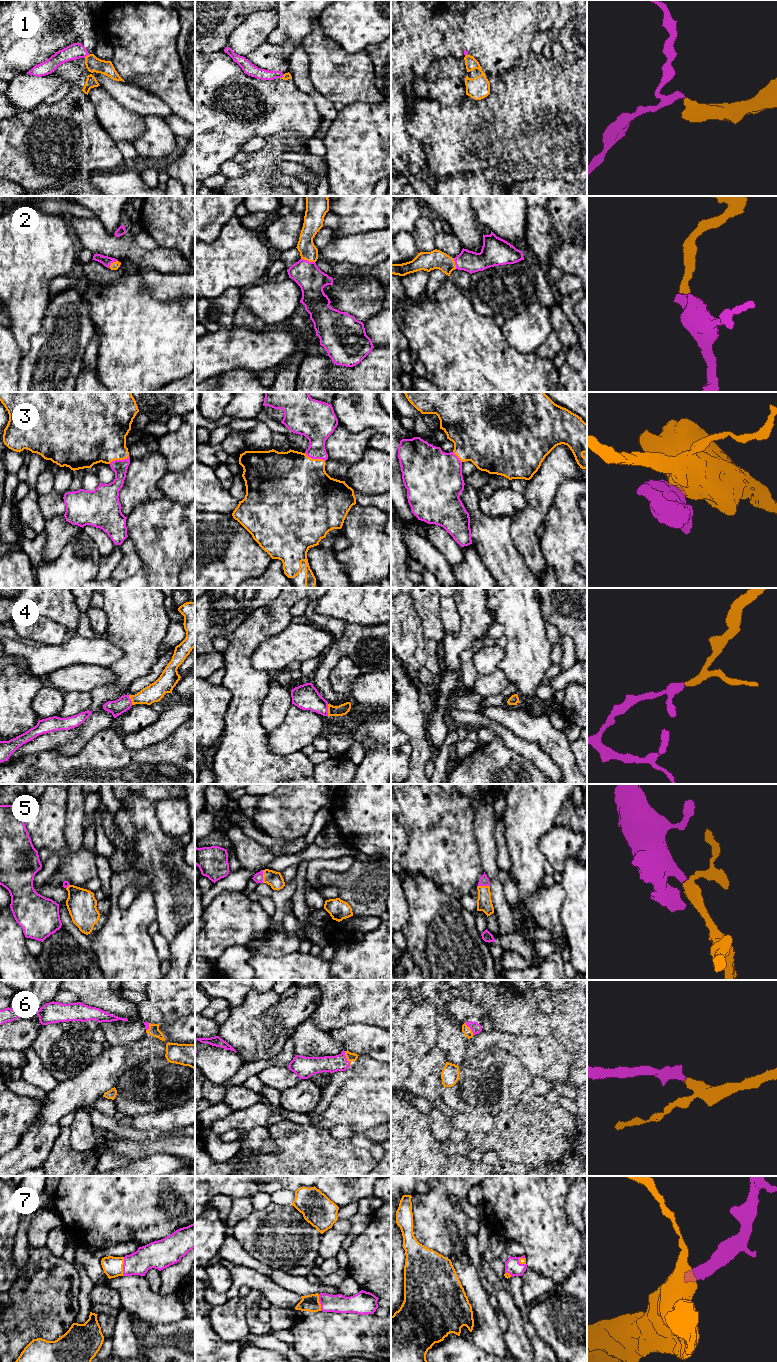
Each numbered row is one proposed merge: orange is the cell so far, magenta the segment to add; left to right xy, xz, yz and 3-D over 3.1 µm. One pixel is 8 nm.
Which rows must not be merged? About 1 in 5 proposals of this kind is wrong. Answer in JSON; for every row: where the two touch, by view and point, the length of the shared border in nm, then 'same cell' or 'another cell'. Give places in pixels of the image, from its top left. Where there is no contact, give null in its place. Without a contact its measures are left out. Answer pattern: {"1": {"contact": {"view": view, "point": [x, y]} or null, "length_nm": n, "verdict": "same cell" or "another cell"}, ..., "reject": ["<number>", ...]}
{"1": {"contact": {"view": "xy", "point": [87, 55]}, "length_nm": 50, "verdict": "another cell"}, "2": {"contact": {"view": "xz", "point": [308, 260]}, "length_nm": 120, "verdict": "same cell"}, "3": {"contact": {"view": "xz", "point": [314, 459]}, "length_nm": 180, "verdict": "same cell"}, "4": {"contact": {"view": "xz", "point": [328, 709]}, "length_nm": 90, "verdict": "same cell"}, "5": {"contact": {"view": "xz", "point": [263, 876]}, "length_nm": 100, "verdict": "same cell"}, "6": {"contact": {"view": "xz", "point": [346, 1057]}, "length_nm": 120, "verdict": "same cell"}, "7": {"contact": {"view": "xy", "point": [122, 1266]}, "length_nm": 150, "verdict": "same cell"}, "reject": ["1"]}

